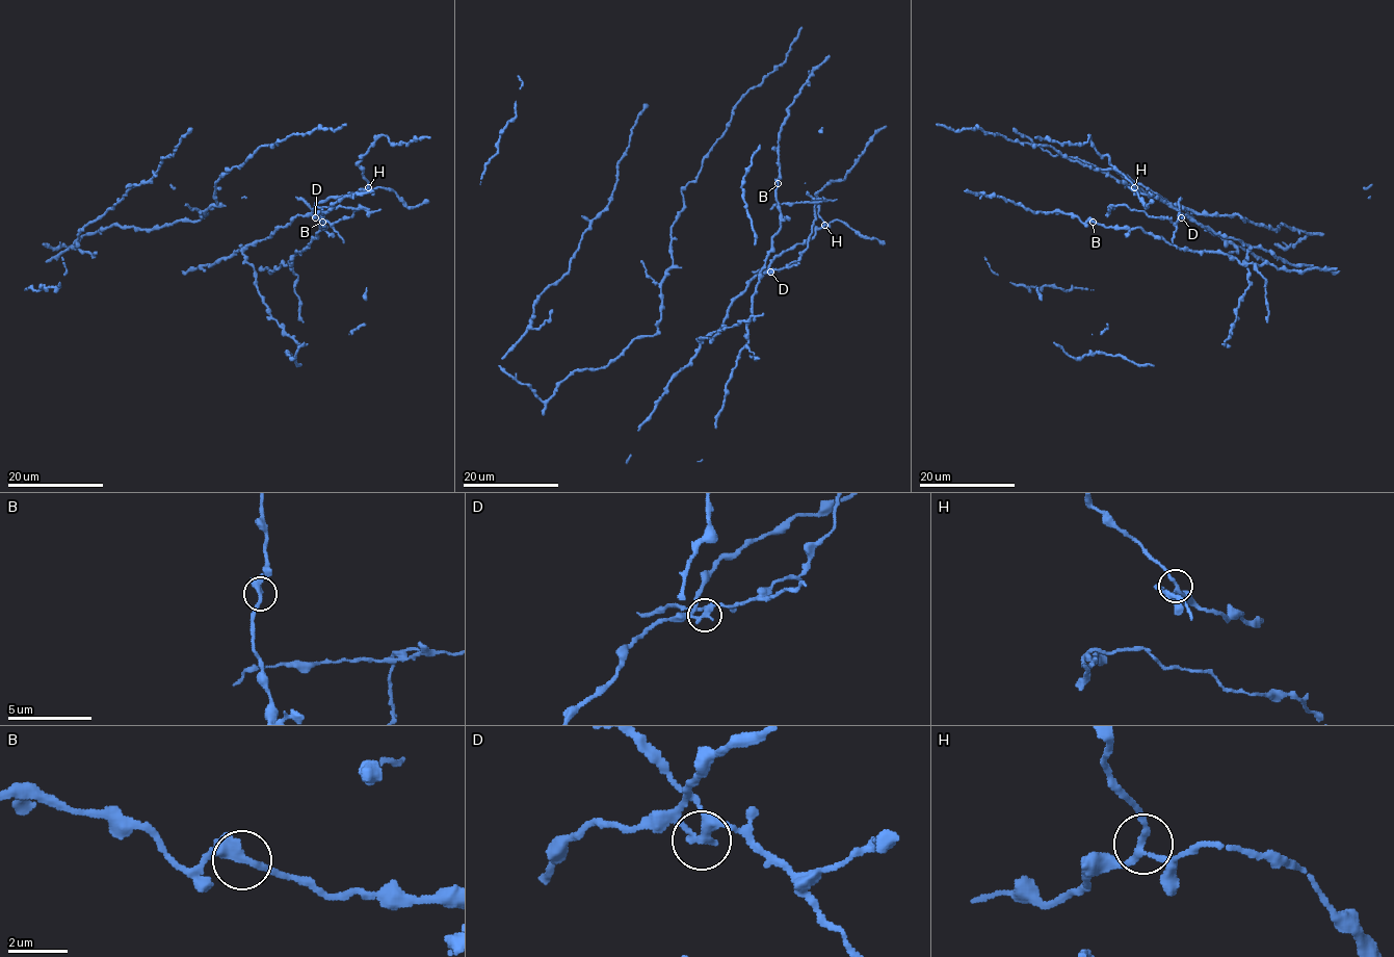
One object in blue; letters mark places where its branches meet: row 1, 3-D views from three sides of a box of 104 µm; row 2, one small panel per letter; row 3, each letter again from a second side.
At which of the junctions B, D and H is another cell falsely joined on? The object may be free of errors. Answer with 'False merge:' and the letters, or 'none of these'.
False merge: D

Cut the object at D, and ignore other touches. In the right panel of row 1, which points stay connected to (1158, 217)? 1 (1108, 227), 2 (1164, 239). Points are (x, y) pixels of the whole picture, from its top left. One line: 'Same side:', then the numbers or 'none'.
Same side: none

